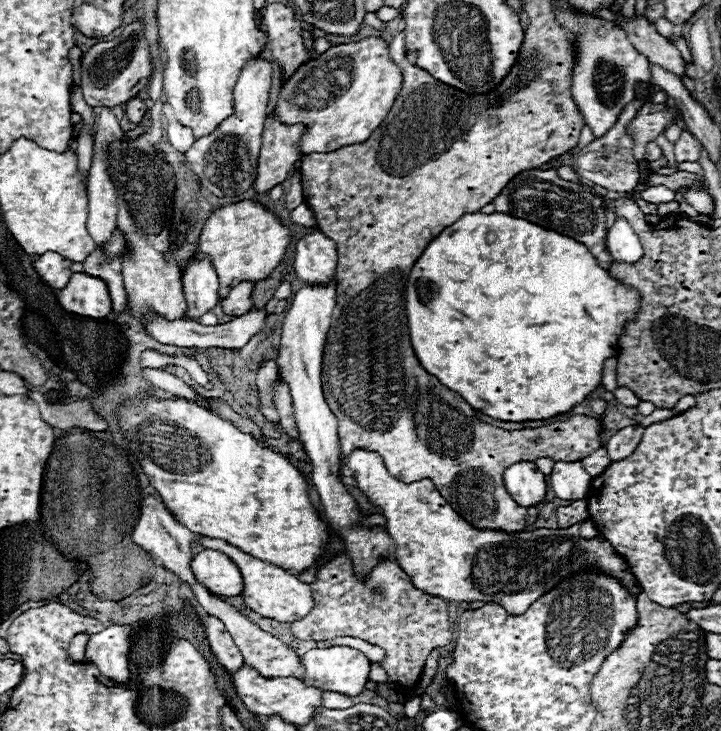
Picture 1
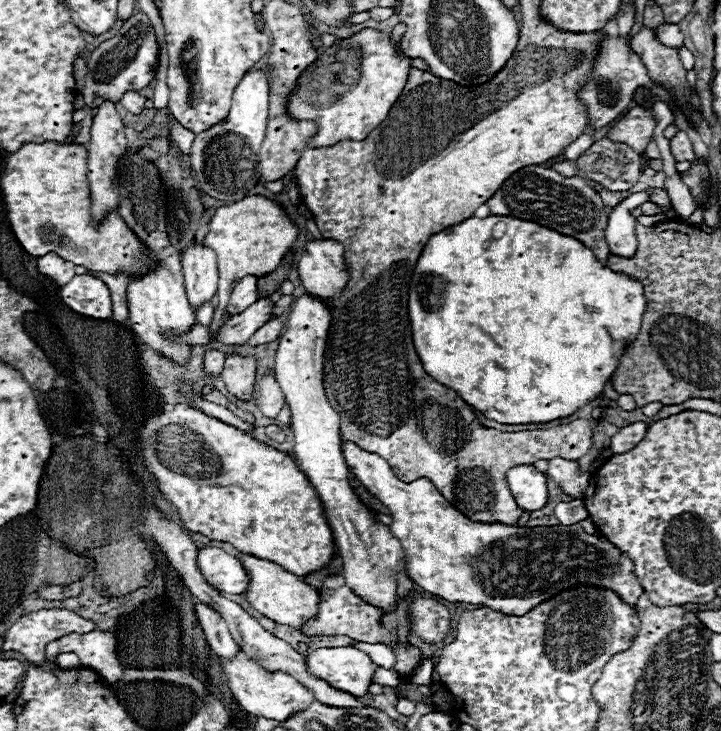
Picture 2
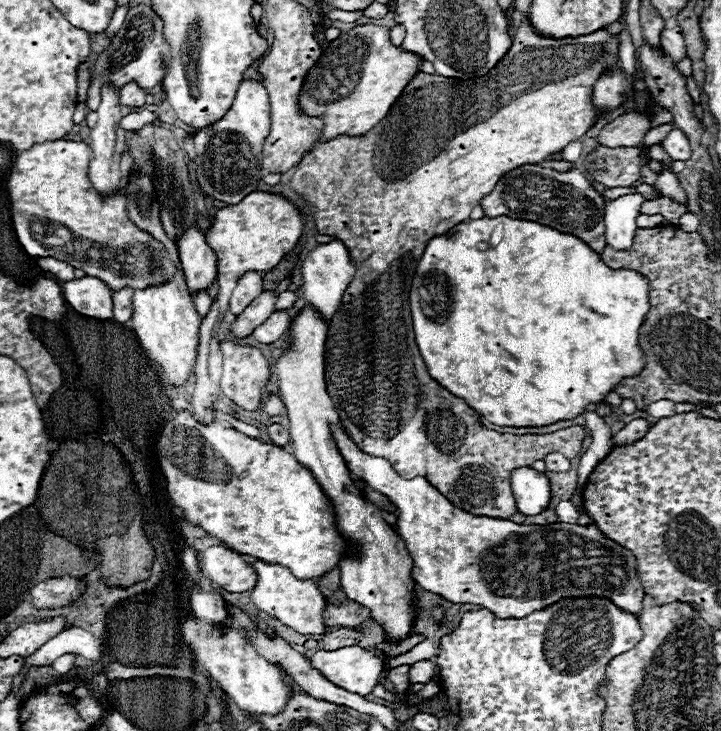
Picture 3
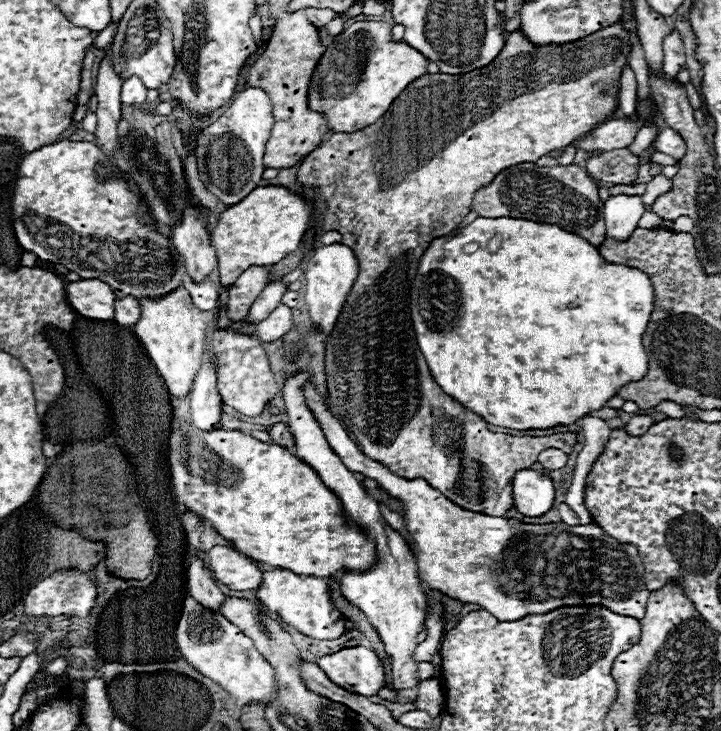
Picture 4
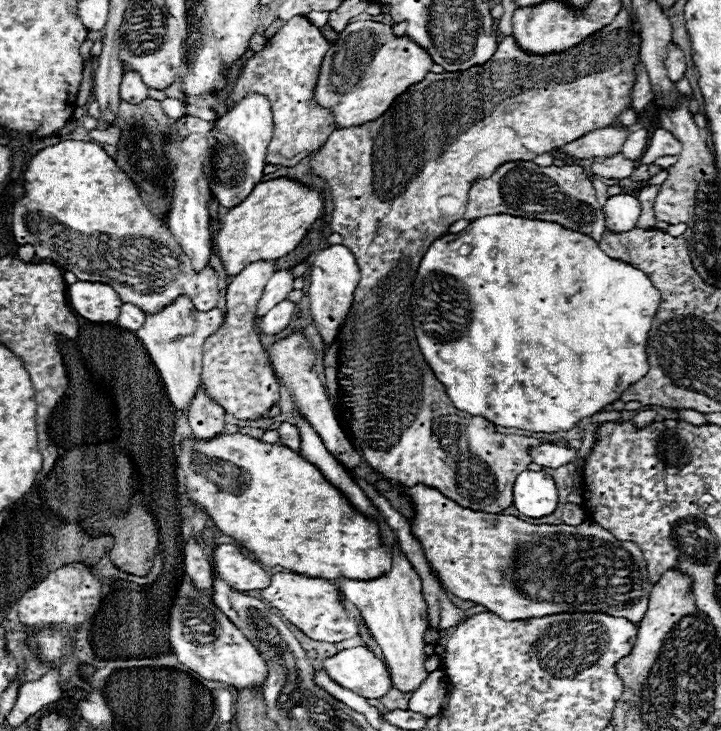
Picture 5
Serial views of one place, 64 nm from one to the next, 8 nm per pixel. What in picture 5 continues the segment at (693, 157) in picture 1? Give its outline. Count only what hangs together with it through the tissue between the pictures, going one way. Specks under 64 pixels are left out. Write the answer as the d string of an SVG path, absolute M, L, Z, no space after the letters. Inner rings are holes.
M658 128L648 140L646 152L642 156L642 164L652 164L660 156L676 156L676 154L680 154L680 150L682 150L680 140L676 140L672 136L672 132Z

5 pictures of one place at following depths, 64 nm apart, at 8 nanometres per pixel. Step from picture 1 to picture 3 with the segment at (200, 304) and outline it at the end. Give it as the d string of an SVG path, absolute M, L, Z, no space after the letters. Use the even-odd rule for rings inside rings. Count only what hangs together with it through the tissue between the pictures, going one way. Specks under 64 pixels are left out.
M190 228L182 236L178 254L190 294L194 296L200 290L208 290L216 278L216 254L198 228Z

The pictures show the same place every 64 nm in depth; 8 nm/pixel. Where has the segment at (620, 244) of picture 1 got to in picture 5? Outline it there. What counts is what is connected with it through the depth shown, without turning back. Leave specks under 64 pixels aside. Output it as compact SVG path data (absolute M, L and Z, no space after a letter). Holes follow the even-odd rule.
M628 194L610 196L604 204L606 228L612 232L628 232L628 230L636 228L640 210L642 210L642 206L636 196L628 196Z

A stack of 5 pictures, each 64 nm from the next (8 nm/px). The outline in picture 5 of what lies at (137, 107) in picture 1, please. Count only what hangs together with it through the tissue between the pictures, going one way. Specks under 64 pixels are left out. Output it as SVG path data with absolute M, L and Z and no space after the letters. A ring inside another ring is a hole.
M124 72L120 84L120 98L130 104L140 104L148 98L148 86L142 82L138 72Z

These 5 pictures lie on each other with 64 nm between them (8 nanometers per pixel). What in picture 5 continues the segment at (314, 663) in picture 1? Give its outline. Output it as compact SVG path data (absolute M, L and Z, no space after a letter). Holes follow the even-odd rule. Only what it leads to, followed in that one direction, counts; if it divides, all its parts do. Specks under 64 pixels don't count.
M366 646L342 650L326 658L322 666L336 684L364 698L382 698L392 688L386 664Z

